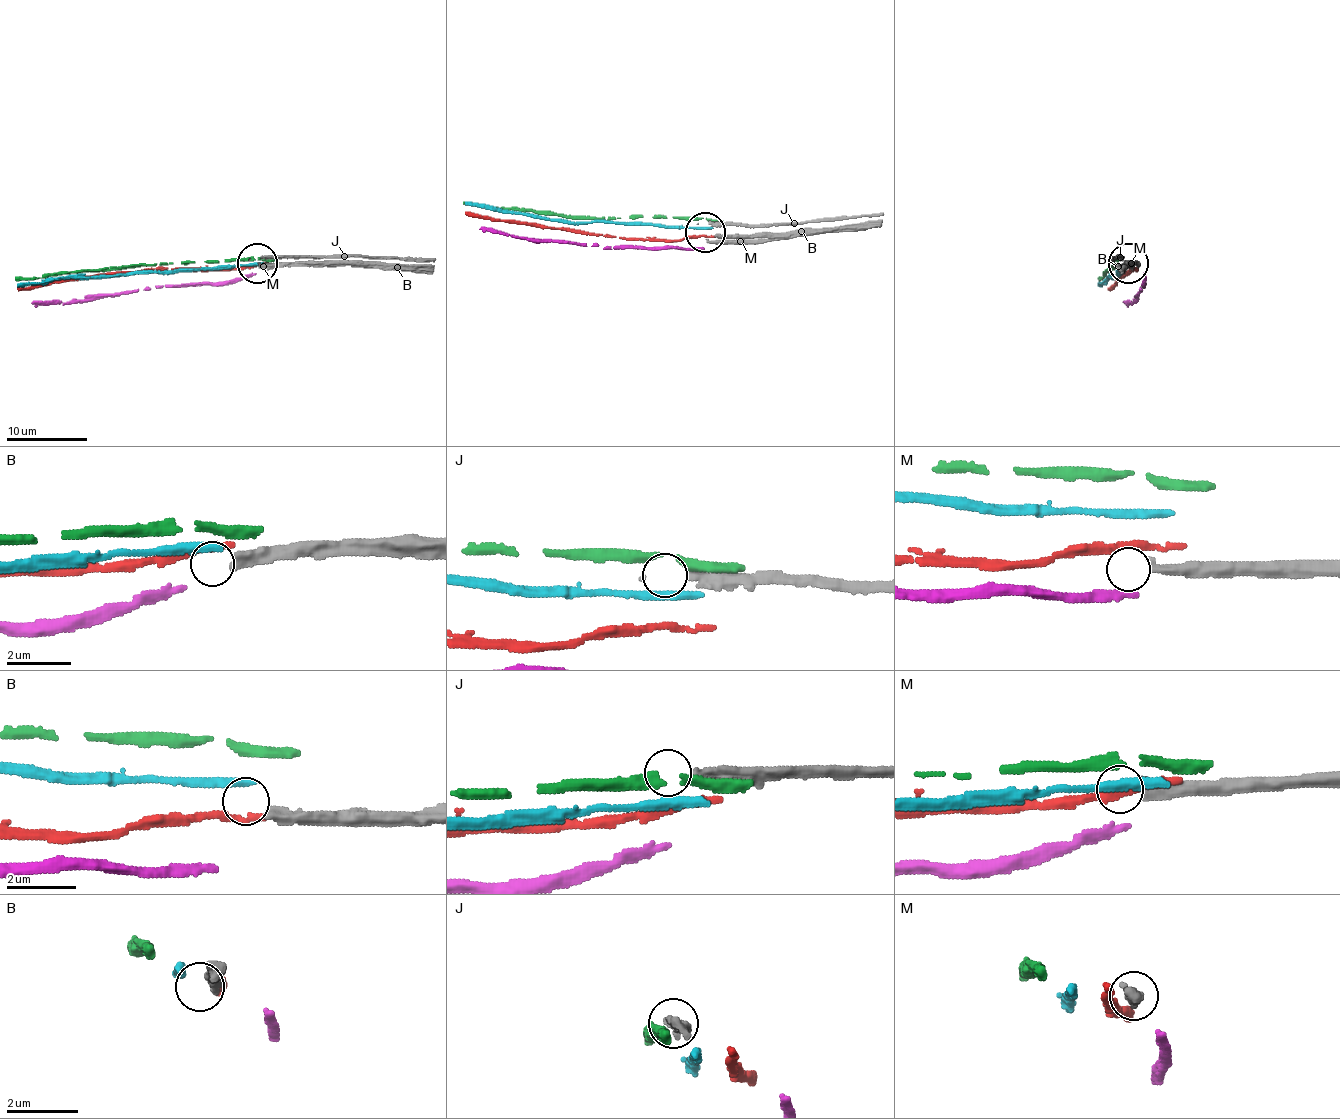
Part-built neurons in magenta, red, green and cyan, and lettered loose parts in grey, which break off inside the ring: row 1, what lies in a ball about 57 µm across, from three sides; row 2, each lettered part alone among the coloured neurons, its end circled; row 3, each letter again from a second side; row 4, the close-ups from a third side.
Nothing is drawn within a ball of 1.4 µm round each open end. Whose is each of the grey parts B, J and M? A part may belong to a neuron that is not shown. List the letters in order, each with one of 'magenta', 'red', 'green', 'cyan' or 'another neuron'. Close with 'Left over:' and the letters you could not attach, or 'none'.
B: another neuron
J: another neuron
M: another neuron
Left over: B, J, M

